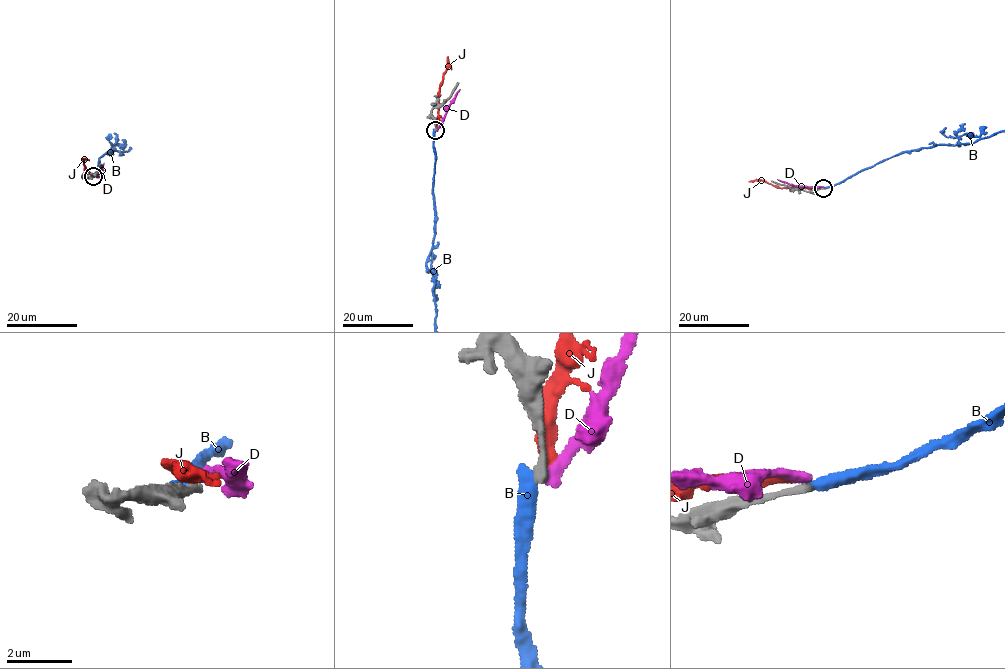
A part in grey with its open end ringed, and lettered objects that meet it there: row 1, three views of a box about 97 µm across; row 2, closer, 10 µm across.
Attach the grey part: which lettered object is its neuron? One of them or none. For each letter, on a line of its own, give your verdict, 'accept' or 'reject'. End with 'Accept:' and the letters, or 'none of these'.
B: reject
D: reject
J: reject
Accept: none of these

